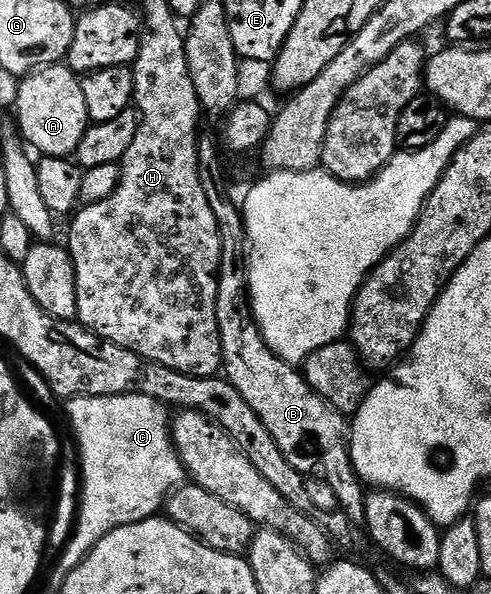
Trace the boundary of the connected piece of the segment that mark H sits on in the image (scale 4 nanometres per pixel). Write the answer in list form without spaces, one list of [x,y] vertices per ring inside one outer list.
[[[144,55],[144,63],[134,63],[137,79],[133,78],[124,84],[125,88],[131,88],[134,103],[140,106],[140,124],[128,143],[128,148],[119,156],[118,168],[120,179],[116,188],[108,197],[81,206],[71,216],[72,228],[68,231],[68,243],[66,242],[66,254],[70,260],[74,289],[76,290],[76,319],[87,331],[92,332],[105,343],[113,343],[115,346],[124,347],[128,351],[139,355],[141,358],[166,369],[176,370],[182,375],[215,376],[221,370],[220,362],[220,333],[216,330],[216,293],[214,290],[214,271],[208,268],[208,250],[219,248],[222,243],[222,227],[217,222],[215,213],[211,208],[212,203],[207,200],[205,190],[202,189],[202,181],[199,180],[200,167],[197,163],[196,122],[202,114],[202,106],[196,96],[195,85],[189,76],[184,79],[180,75],[180,63],[172,67],[172,75],[168,71],[152,71],[152,63],[160,63],[160,55]]]

